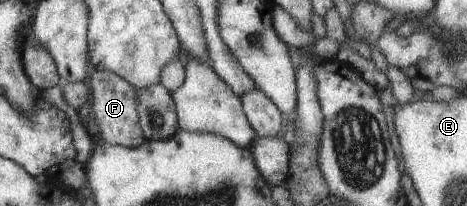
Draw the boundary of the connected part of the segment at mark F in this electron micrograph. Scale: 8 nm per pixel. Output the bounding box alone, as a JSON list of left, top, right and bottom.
[87,68,145,148]

